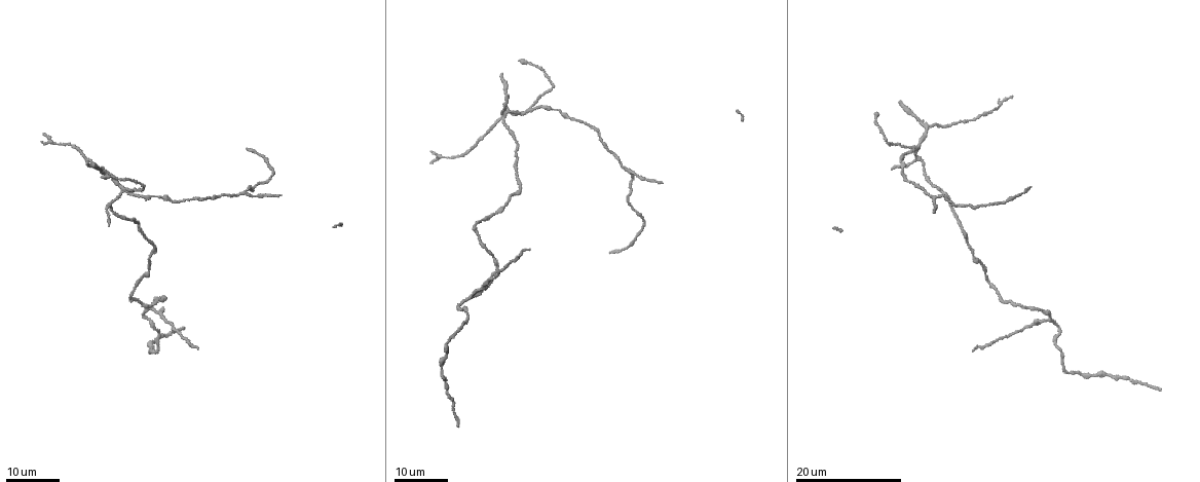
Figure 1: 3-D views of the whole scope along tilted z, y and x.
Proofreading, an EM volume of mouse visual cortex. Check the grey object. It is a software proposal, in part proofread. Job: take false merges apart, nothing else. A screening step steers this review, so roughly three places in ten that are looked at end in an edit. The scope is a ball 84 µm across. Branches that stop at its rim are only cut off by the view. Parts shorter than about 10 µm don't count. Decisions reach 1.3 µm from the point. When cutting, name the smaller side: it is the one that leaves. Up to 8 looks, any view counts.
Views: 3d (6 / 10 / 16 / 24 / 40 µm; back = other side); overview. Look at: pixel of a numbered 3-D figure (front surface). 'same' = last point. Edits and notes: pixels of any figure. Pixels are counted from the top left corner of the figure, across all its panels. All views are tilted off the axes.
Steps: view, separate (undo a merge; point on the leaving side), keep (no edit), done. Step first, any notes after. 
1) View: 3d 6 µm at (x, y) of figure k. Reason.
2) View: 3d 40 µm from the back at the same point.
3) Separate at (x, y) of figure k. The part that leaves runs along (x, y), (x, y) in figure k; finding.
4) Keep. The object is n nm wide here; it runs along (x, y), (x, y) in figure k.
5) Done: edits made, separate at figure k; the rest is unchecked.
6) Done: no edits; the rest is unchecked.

View: 3d 16 µm at (471, 298) of figure 1. Arms part here.

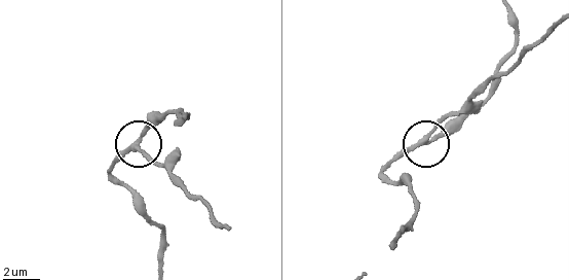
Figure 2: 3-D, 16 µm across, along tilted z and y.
View: 3d 10 µm at (137, 147) of figure 2.

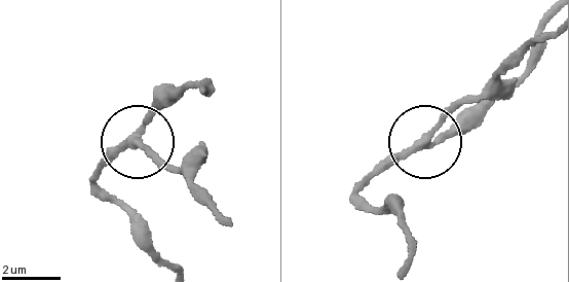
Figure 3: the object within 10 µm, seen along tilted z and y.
Separate at (148, 151) of figure 3. The object is 200 nm wide here; the part that leaves runs along (133, 142), (188, 175), (226, 214) in figure 3; two cells meet here.

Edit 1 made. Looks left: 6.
View: overview.

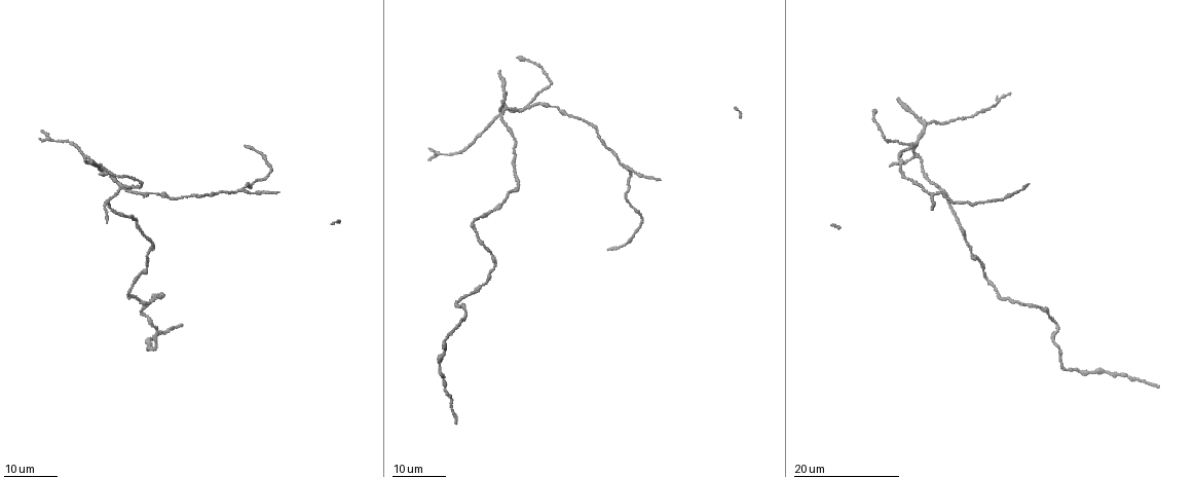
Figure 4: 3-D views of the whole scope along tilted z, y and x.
View: 3d 24 µm at (522, 109) of figure 4. Four arms meet.

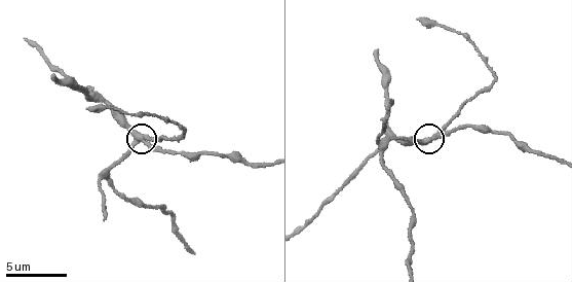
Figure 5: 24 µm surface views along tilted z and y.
View: 3d 6 µm at (432, 139) of figure 5. Zoom in.

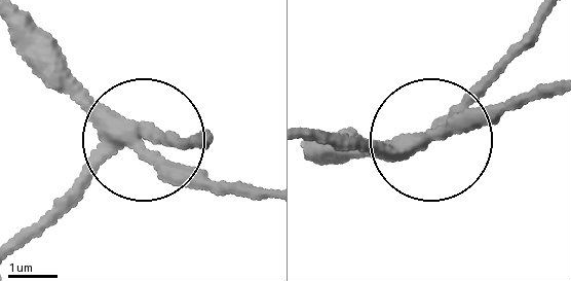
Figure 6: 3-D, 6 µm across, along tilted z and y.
Keep. 4 arms meet here; one cell here.

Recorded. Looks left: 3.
View: 3d 10 µm at (382, 159) of figure 5. Sudden change in width.

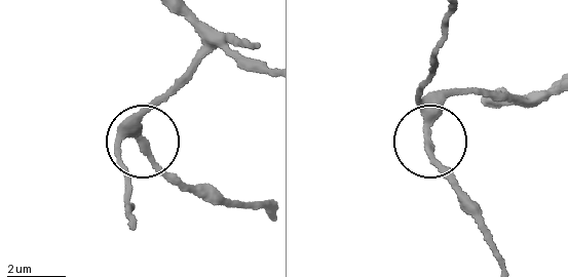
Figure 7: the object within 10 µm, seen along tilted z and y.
Keep. It runs along (498, 263), (431, 148), (431, 118), (453, 89) in figure 7; all the same cell.

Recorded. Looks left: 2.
View: 3d 16 µm at (934, 194) of figure 4.

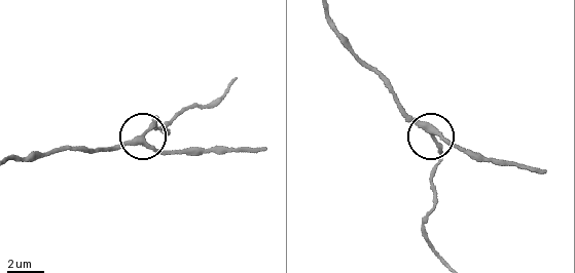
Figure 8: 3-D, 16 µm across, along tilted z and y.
View: 3d 6 µm at (431, 135) of figure 8. Closer look.

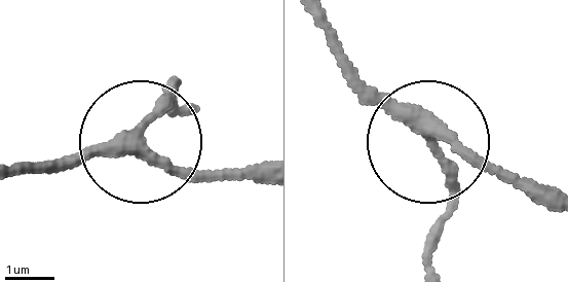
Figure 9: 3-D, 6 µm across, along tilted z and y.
Keep. Continuous, no second cell.

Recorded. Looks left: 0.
Done: edits made, separate at figure 3; the rest is unchecked.

